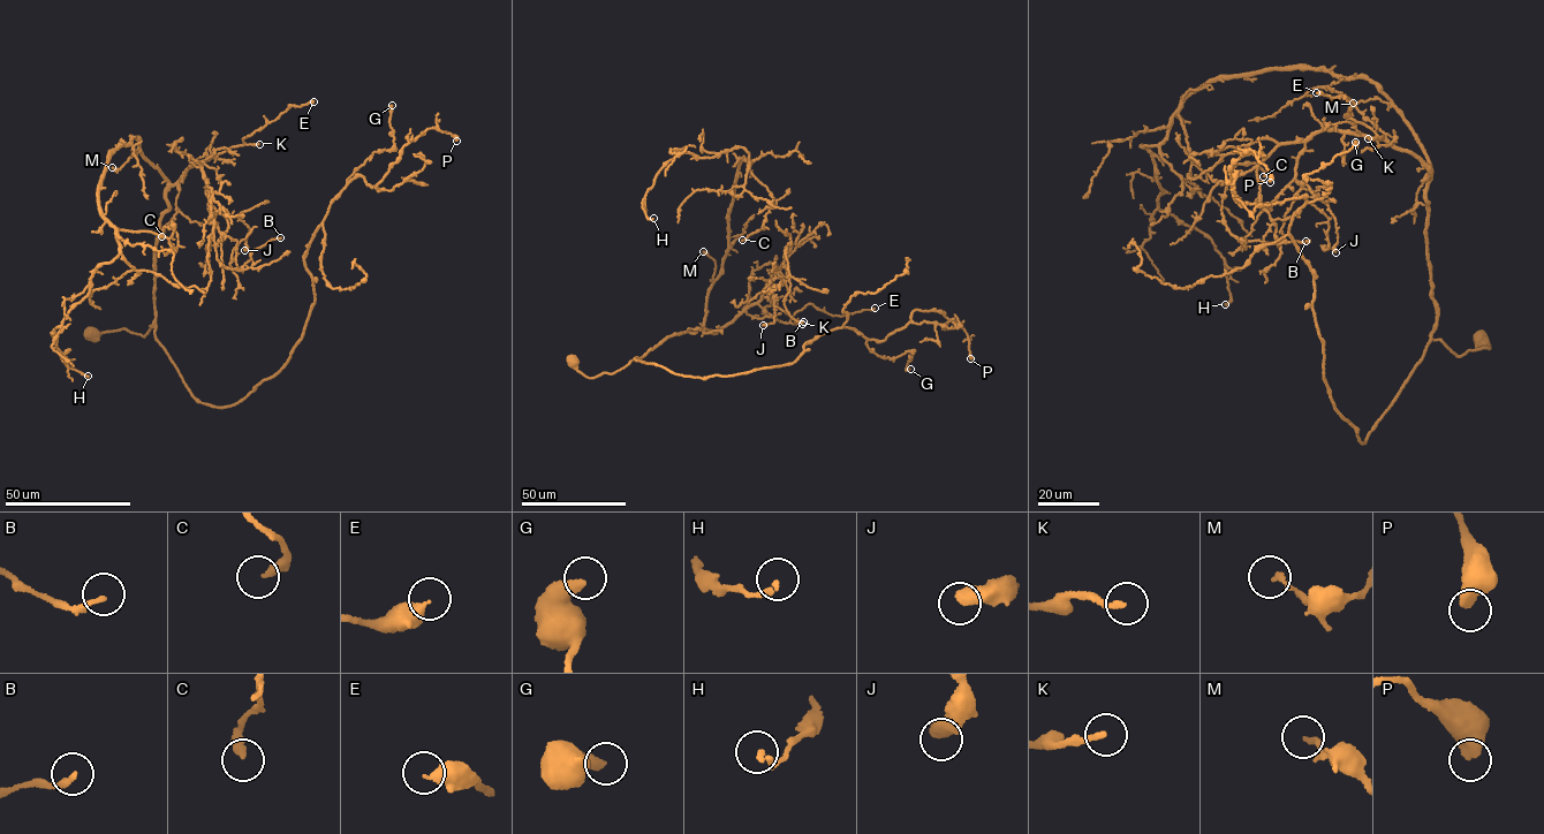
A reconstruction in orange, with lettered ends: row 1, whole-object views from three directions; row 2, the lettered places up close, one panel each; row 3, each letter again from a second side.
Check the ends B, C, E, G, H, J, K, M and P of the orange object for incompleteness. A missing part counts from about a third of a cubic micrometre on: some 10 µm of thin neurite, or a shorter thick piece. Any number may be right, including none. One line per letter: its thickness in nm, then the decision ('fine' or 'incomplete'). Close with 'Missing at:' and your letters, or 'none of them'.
B: 160 nm | fine
C: 300 nm | fine
E: 360 nm | fine
G: 420 nm | fine
H: 170 nm | fine
J: 500 nm | fine
K: 200 nm | incomplete
M: 170 nm | fine
P: 500 nm | incomplete
Missing at: K, P

